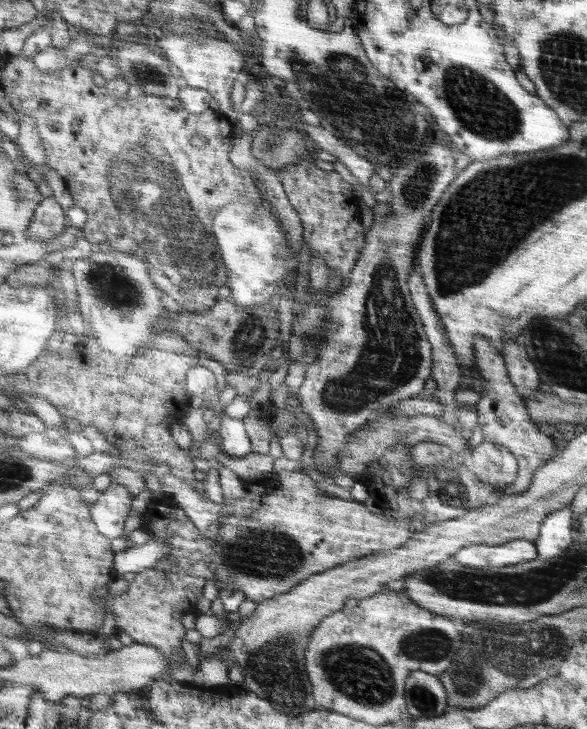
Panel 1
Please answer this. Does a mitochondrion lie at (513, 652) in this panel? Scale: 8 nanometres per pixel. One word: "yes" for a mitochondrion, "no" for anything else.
yes

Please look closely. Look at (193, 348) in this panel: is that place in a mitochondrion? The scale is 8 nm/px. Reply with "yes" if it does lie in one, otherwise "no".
no

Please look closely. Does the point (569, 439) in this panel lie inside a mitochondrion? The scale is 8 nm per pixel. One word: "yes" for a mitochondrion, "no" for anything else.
no

